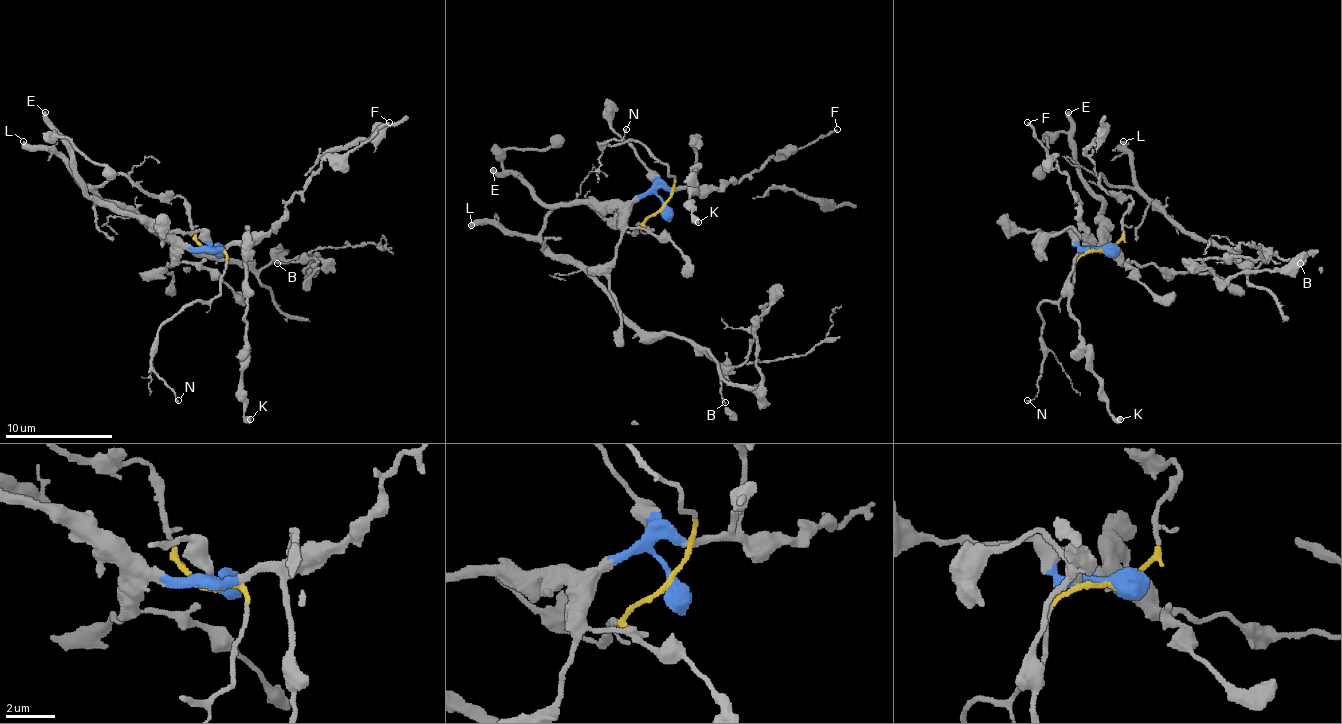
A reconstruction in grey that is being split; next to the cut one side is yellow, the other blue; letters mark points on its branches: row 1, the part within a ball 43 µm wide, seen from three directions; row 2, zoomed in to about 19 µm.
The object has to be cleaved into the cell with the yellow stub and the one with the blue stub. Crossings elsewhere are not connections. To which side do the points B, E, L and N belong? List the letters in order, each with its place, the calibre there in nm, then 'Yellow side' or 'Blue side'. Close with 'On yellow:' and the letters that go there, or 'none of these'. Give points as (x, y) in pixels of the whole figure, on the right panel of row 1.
B: Place: (1300, 263). Thickness 100 nm. Yellow side
E: Place: (1068, 112). Thickness 340 nm. Blue side
L: Place: (1123, 141). Thickness 440 nm. Yellow side
N: Place: (1027, 400). Thickness 100 nm. Yellow side
On yellow: B, L, N

